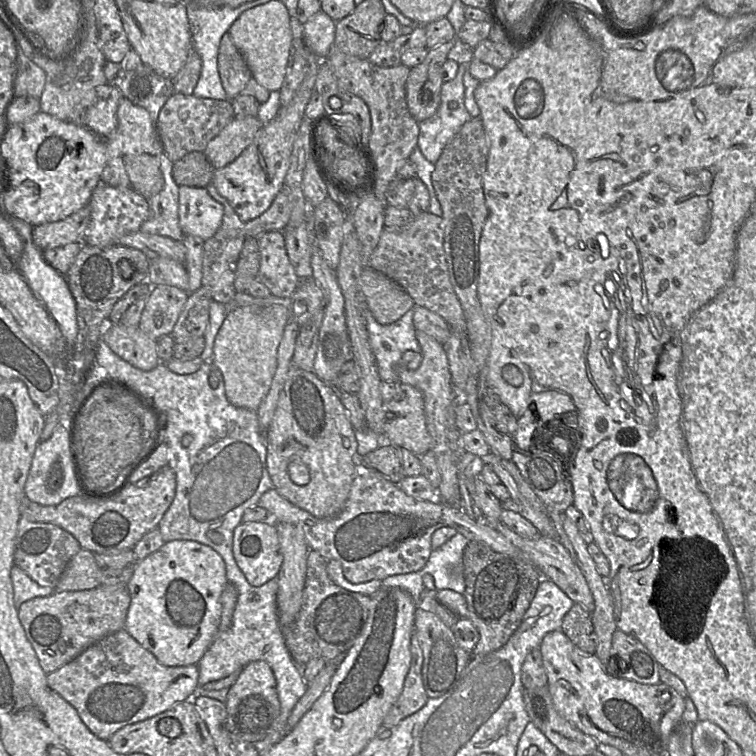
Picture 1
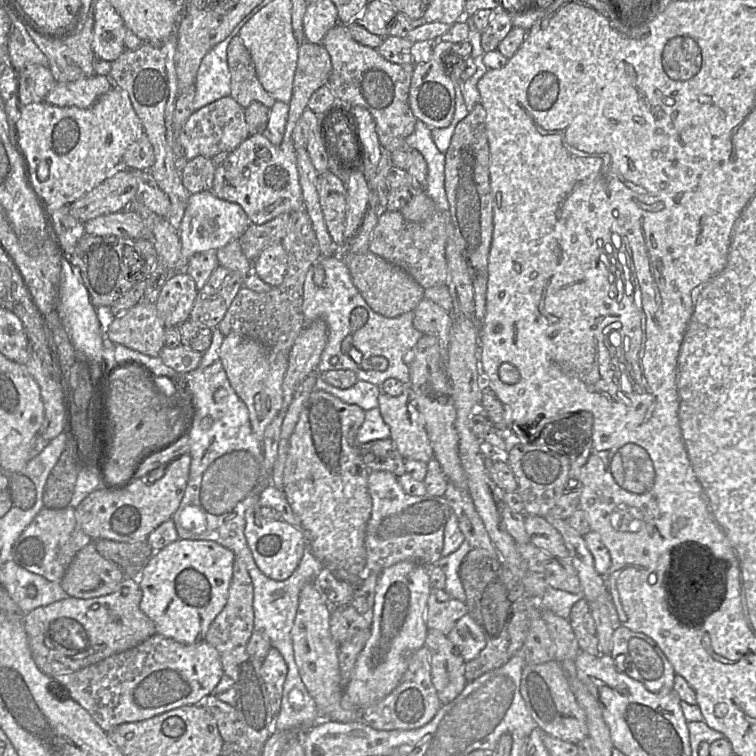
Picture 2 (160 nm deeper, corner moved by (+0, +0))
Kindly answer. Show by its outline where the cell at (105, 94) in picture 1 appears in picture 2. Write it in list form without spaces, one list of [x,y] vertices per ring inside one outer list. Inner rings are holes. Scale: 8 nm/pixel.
[[[94,74],[73,82],[56,82],[44,102],[58,106],[86,109],[114,86],[109,76]]]

